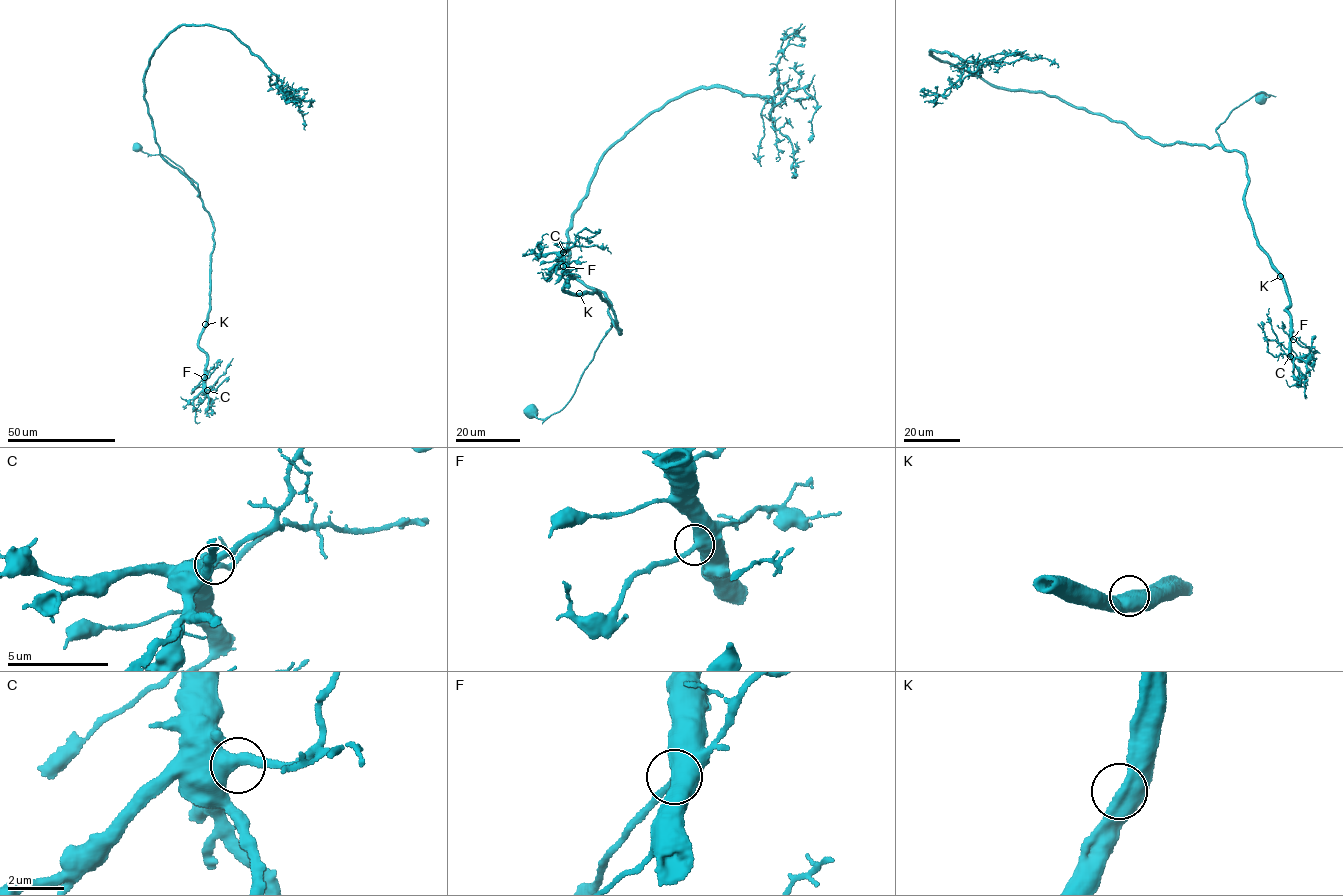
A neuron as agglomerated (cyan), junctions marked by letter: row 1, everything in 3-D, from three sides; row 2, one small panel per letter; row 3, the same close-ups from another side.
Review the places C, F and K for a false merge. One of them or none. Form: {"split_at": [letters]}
{"split_at": []}

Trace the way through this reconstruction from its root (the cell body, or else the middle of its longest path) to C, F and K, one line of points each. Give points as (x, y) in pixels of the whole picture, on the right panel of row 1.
C: (1260, 97), (1270, 95), (1256, 94), (1216, 132), (1222, 146), (1244, 157), (1254, 237), (1290, 298), (1290, 356)
F: (1260, 97), (1270, 95), (1256, 94), (1216, 132), (1222, 146), (1244, 157), (1246, 214), (1290, 298), (1293, 339)
K: (1260, 97), (1270, 95), (1256, 94), (1216, 132), (1222, 146), (1244, 157), (1246, 214), (1280, 276)

